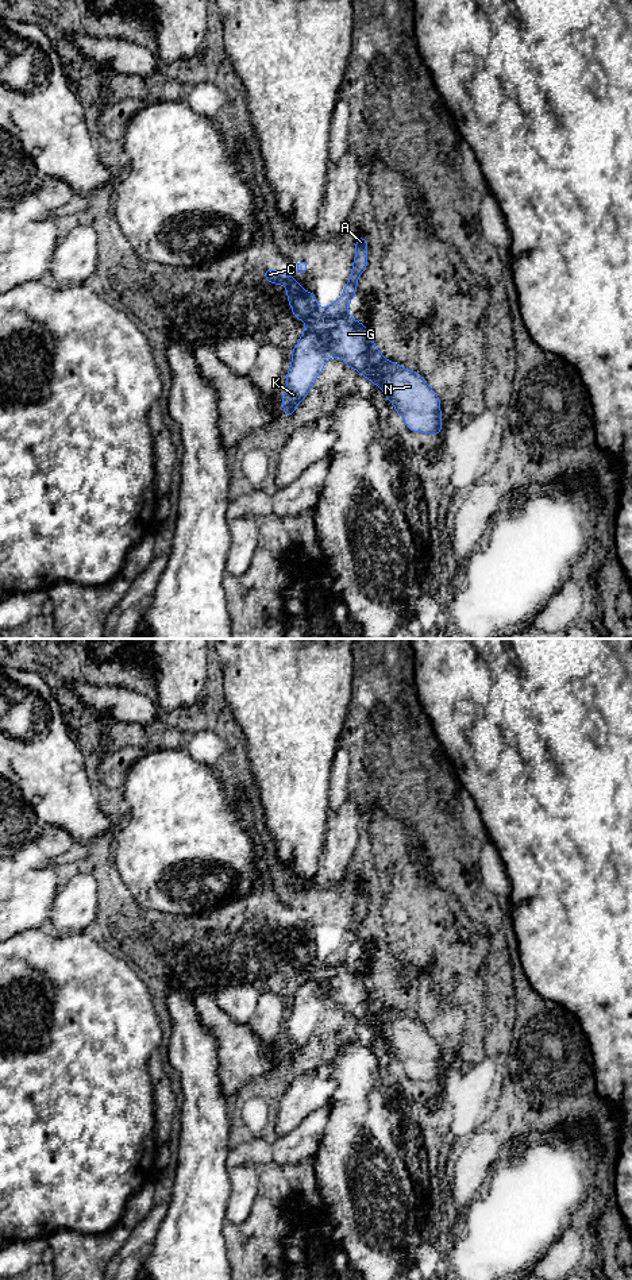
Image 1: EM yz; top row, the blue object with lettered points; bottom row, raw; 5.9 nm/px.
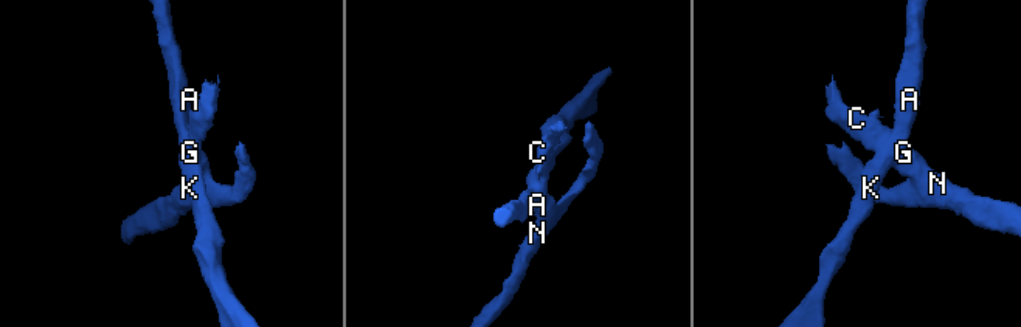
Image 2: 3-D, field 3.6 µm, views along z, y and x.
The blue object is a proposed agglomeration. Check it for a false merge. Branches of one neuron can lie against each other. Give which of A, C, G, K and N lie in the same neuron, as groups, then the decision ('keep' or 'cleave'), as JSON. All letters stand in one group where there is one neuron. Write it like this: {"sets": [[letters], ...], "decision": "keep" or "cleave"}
{"sets": [["A", "K"], ["C", "G", "N"]], "decision": "cleave"}

